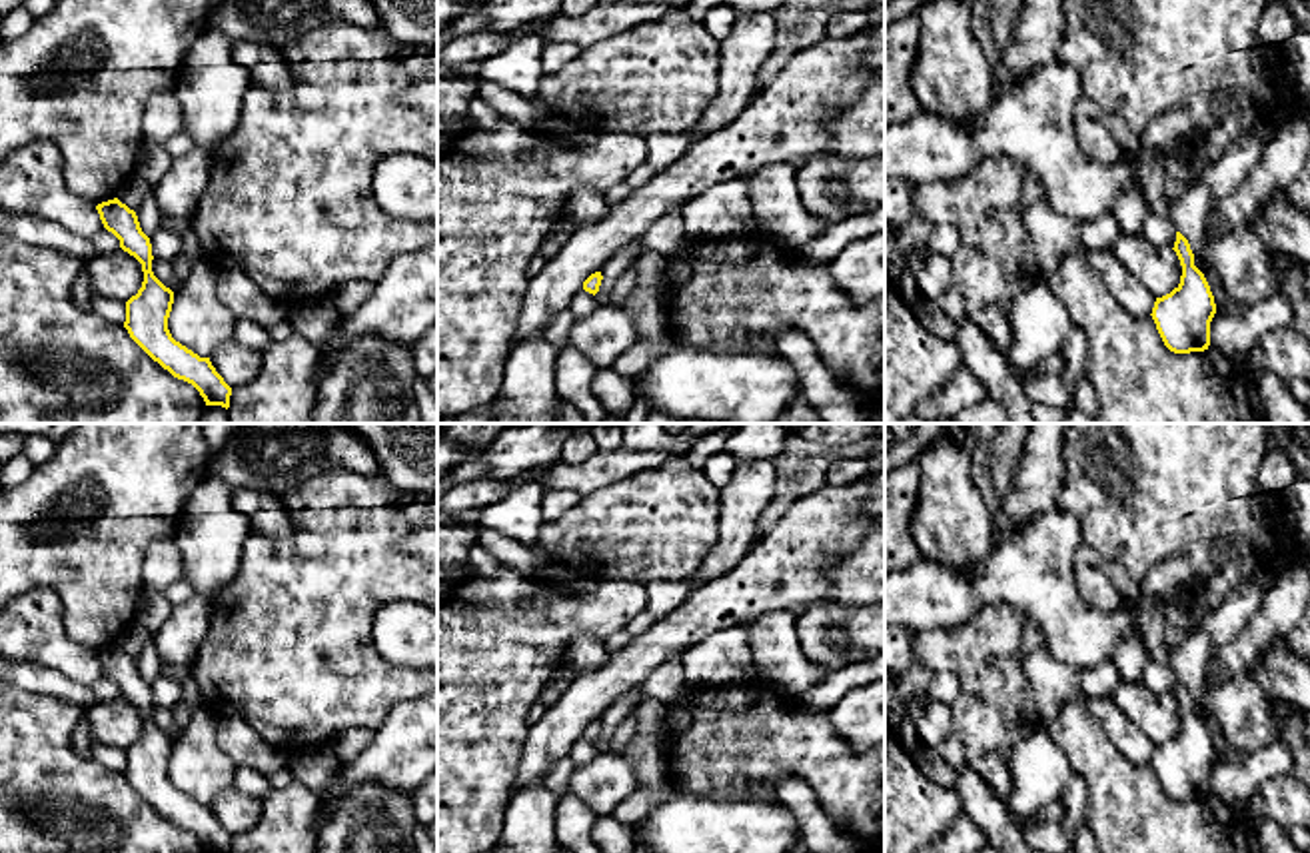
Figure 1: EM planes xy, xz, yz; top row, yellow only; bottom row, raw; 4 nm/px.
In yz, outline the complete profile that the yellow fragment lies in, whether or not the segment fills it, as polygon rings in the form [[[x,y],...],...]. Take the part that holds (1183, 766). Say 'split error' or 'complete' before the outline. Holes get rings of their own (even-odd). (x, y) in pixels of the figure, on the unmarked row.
complete; [[[1176,679],[1172,695],[1180,707],[1180,731],[1166,743],[1156,745],[1152,767],[1174,801],[1204,799],[1210,793],[1210,769],[1216,761],[1214,743],[1204,721],[1194,713],[1188,687]]]

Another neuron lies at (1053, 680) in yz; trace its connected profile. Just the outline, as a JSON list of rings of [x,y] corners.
[[[1044,645],[1024,655],[1024,673],[1032,683],[1042,725],[1068,697],[1080,691],[1080,671],[1052,657]]]

